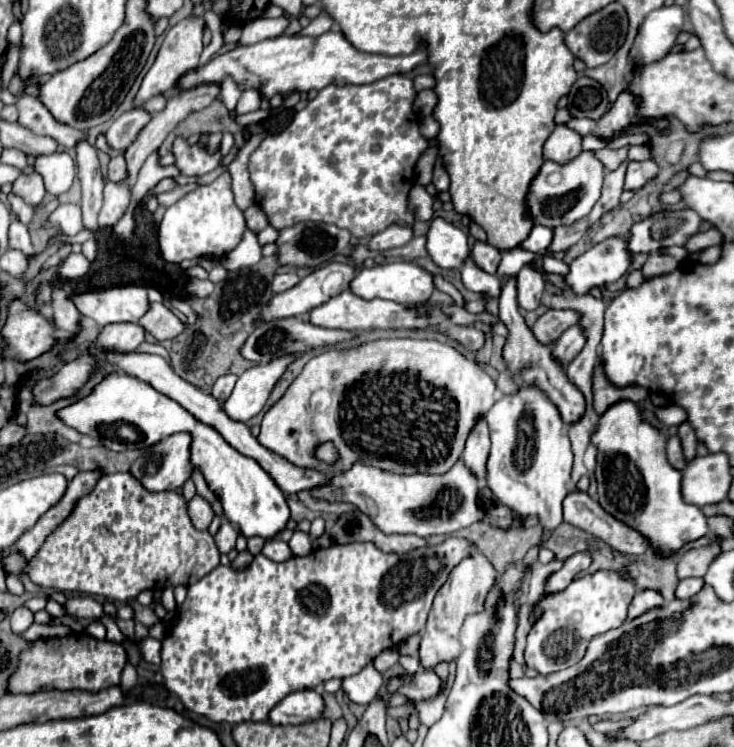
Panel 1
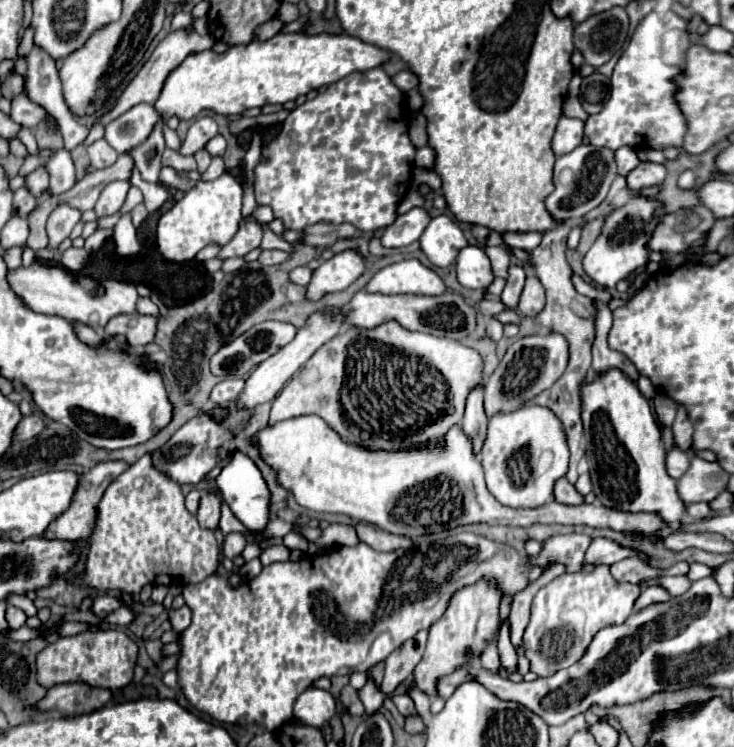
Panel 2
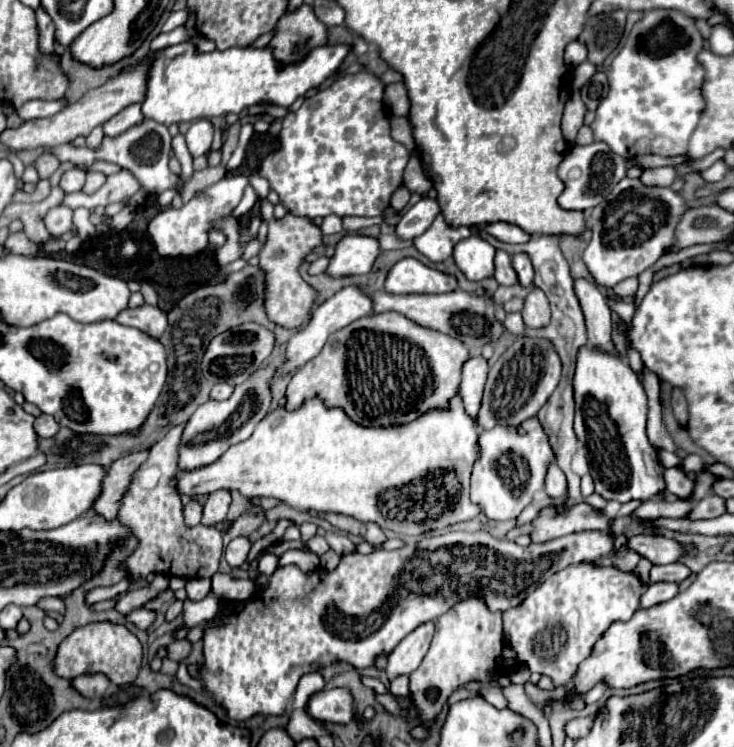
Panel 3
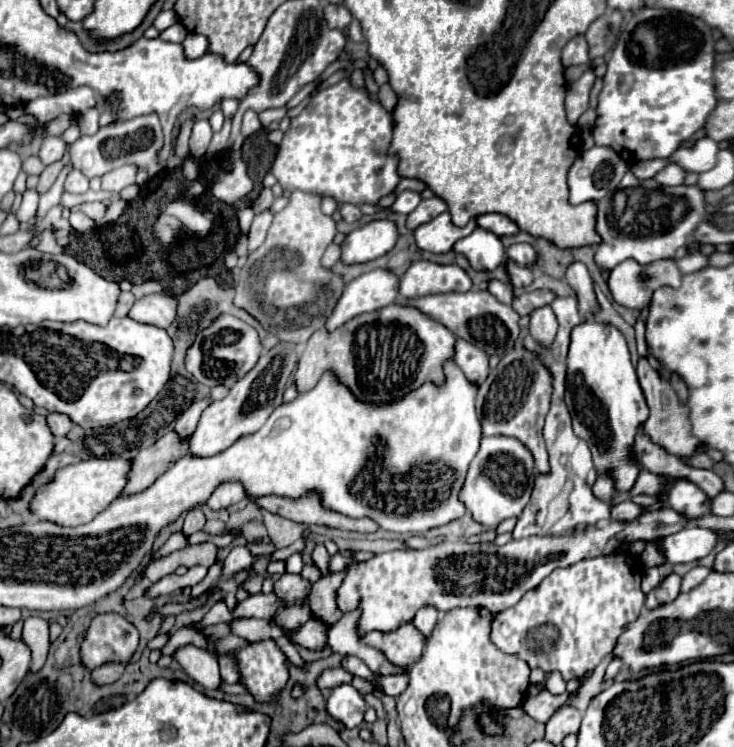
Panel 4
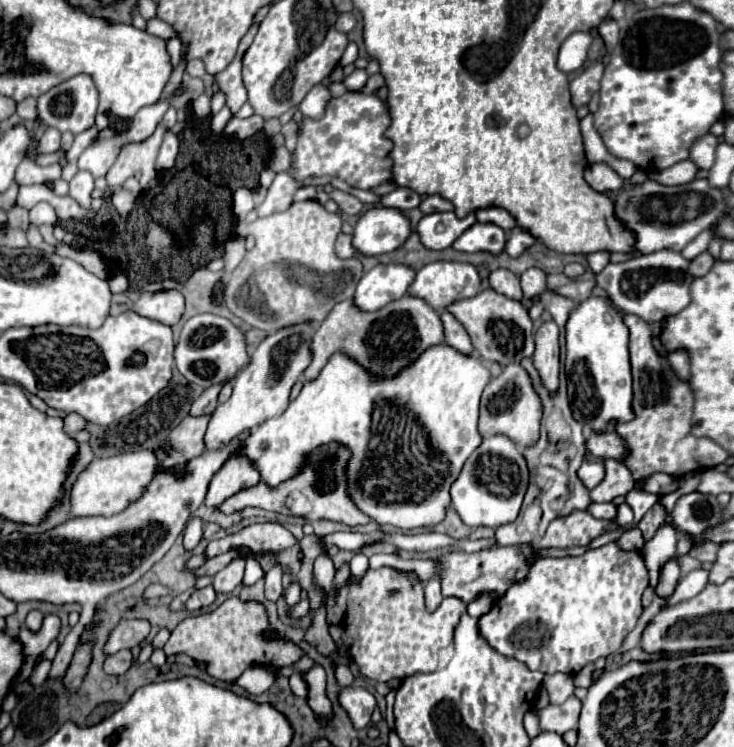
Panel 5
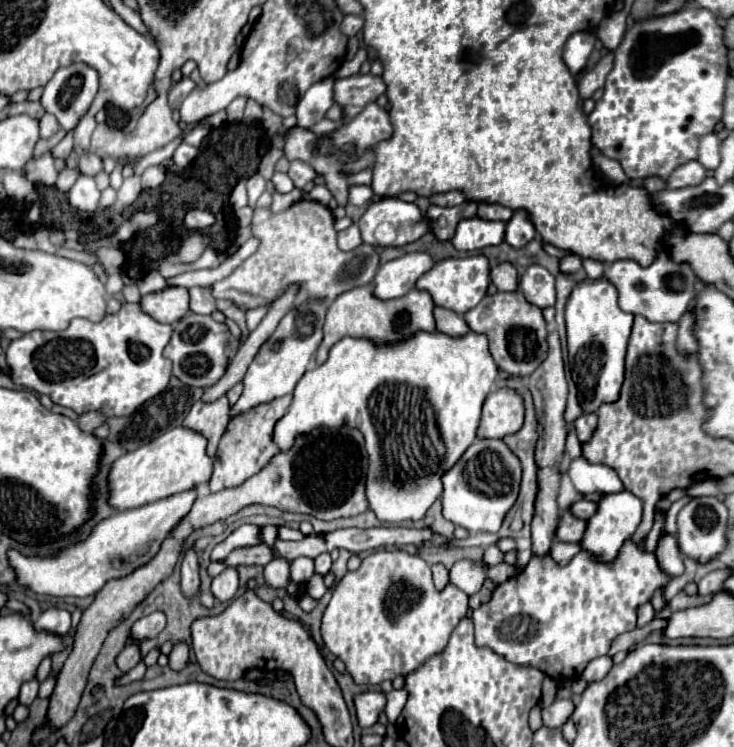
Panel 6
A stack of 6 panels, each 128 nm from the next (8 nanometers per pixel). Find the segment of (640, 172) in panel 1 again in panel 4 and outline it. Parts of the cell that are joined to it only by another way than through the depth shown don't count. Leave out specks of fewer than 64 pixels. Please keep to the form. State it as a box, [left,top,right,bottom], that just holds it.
[654,162,686,186]

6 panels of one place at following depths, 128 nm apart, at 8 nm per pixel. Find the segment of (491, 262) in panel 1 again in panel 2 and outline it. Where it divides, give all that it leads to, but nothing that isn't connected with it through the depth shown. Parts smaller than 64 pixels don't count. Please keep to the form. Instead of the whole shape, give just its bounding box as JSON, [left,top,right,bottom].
[486,246,510,278]

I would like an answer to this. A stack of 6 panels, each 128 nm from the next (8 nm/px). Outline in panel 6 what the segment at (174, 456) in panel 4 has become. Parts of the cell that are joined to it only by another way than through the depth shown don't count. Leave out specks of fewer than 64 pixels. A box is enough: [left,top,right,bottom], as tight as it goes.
[184,396,230,456]

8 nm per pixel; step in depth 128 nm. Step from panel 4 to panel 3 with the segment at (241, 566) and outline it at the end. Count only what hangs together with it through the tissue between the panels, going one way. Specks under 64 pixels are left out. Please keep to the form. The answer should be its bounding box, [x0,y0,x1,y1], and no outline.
[224,536,250,568]

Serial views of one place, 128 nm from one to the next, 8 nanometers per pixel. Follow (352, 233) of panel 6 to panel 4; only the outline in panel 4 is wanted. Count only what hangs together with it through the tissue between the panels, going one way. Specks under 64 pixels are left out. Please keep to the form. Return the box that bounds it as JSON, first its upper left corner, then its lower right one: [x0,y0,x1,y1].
[322,244,340,268]

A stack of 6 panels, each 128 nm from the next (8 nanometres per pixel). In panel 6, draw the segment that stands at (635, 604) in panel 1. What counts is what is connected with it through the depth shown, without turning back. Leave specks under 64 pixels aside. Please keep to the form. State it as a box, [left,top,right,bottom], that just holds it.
[656,532,684,578]

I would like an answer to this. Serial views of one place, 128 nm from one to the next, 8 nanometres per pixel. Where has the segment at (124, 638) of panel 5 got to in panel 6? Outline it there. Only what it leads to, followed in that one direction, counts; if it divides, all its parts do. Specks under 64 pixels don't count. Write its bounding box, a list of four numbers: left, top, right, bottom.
[132,610,166,640]

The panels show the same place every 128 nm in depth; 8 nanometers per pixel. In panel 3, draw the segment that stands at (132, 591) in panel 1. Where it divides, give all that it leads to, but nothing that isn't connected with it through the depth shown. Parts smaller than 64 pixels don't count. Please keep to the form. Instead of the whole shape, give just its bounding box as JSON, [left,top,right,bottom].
[118,424,222,580]

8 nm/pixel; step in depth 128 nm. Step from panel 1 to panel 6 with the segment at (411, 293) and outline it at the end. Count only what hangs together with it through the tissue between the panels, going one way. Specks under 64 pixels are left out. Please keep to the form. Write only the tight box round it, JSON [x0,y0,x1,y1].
[416,254,490,314]

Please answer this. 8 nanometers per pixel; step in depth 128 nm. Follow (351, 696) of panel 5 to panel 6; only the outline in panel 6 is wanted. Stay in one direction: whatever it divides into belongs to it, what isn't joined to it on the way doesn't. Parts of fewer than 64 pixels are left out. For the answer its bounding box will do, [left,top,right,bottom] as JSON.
[354,692,386,728]

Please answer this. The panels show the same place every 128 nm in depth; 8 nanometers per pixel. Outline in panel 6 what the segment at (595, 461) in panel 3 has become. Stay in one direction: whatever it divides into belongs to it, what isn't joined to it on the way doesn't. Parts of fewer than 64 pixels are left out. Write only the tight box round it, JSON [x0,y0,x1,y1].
[566,276,632,412]

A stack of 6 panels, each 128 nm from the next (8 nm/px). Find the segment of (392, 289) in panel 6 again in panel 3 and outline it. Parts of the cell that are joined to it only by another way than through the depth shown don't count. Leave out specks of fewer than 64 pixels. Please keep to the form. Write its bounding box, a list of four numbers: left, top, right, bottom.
[276,284,372,374]

